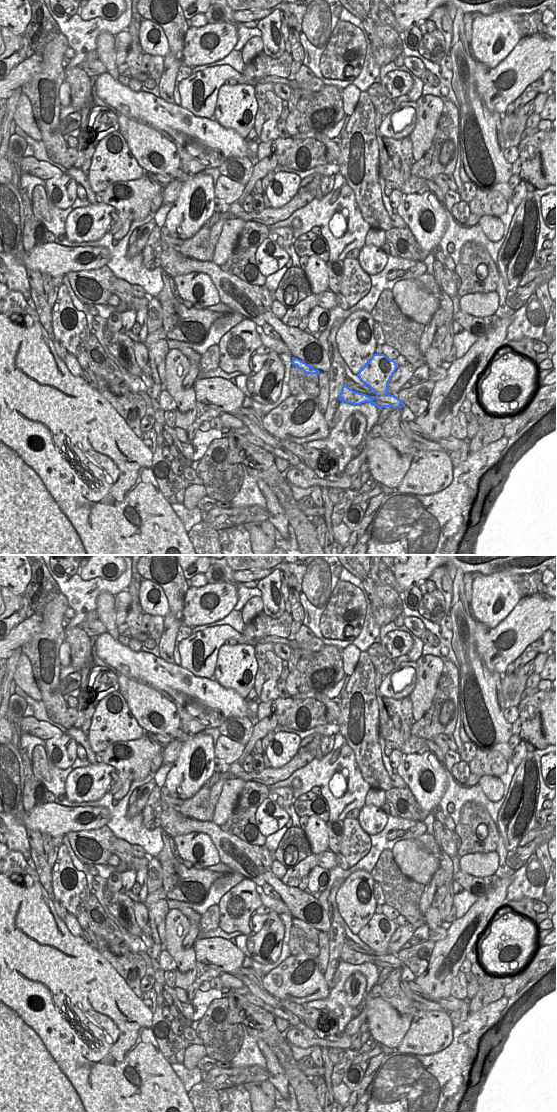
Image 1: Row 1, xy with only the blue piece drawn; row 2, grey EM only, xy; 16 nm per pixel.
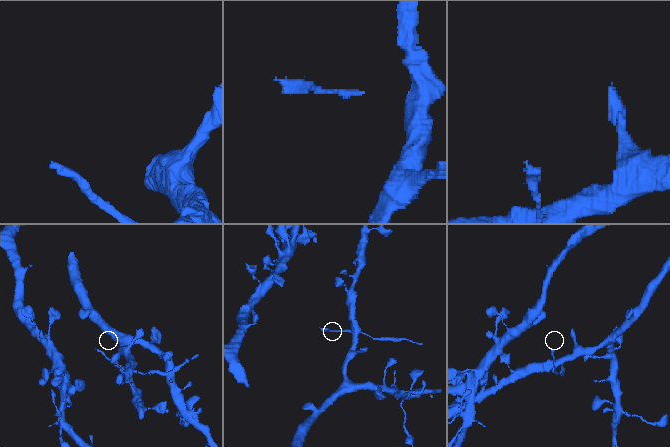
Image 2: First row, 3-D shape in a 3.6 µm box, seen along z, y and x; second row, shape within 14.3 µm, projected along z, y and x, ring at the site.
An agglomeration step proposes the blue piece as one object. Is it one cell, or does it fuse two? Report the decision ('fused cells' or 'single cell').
fused cells

